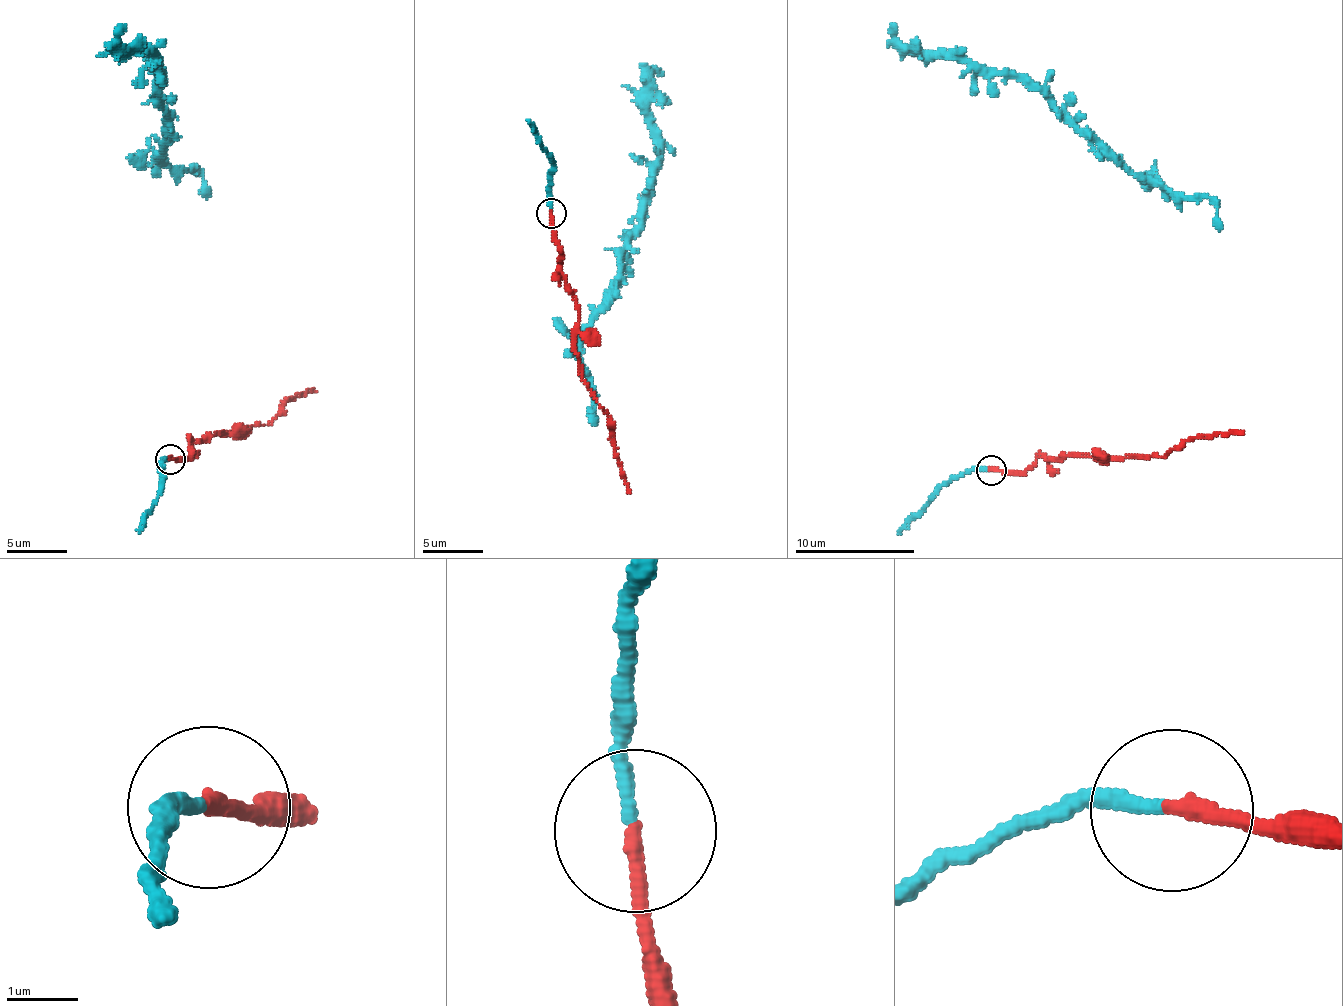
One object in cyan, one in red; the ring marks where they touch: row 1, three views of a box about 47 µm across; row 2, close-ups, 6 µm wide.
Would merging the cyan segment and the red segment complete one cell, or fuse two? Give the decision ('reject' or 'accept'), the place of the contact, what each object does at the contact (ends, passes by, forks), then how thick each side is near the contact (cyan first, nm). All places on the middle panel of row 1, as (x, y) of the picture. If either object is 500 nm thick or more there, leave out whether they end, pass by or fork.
reject; at (551, 213); cyan ends there; red ends there; 190 nm thick on the cyan side, 220 nm on the other

